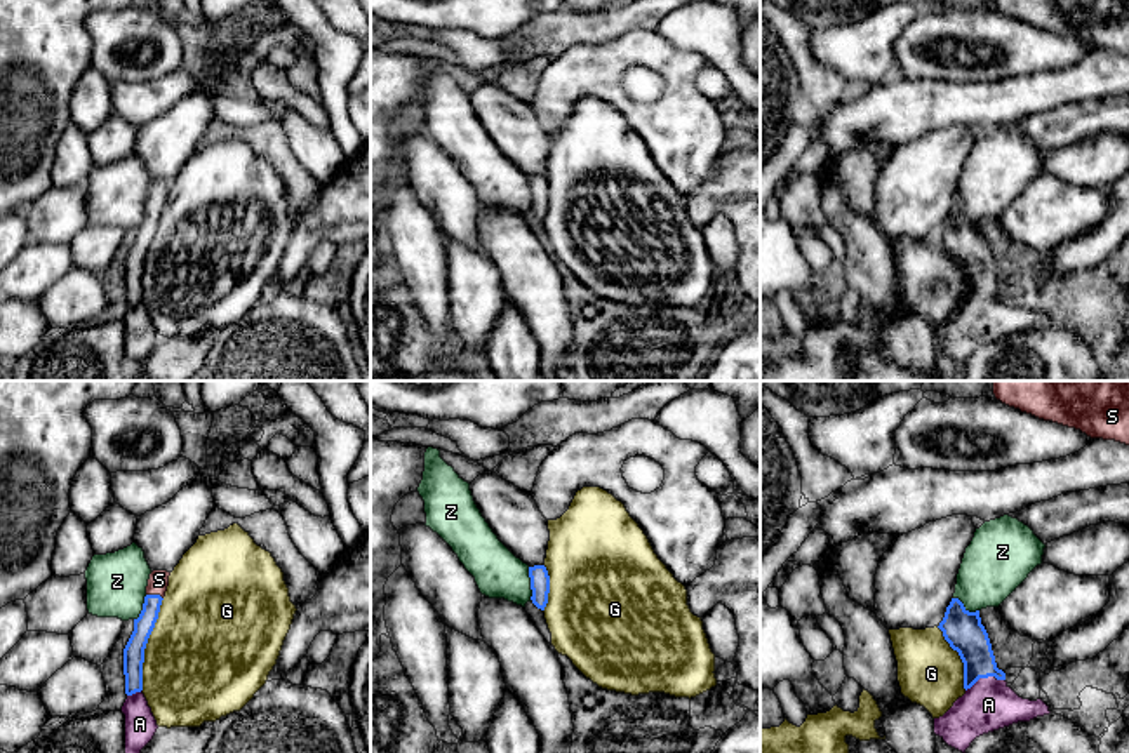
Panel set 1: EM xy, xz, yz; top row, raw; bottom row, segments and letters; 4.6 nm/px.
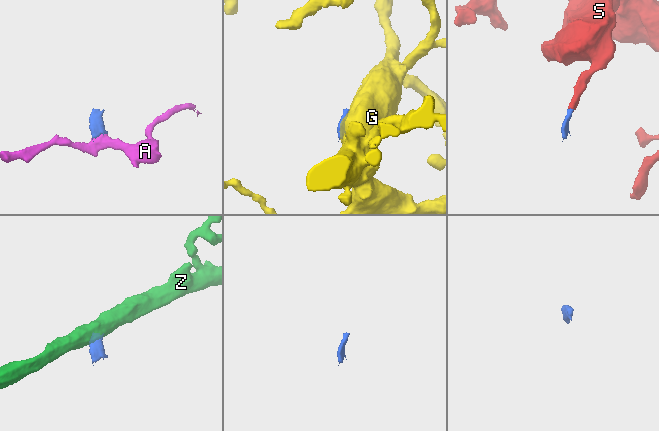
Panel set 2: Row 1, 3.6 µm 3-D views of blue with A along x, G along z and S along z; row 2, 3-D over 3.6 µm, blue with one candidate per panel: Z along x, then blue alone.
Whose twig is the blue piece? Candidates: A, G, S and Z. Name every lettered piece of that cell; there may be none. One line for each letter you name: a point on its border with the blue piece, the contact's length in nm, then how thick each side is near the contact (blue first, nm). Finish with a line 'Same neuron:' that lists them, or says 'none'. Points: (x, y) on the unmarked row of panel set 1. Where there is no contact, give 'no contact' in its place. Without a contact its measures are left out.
A: meets blue in yz at (985, 287); contact 190 nm long; 180 nm thick on the blue side, 240 nm on the other
S: meets blue in xy at (155, 206); contact 80 nm long; 90 nm thick on the blue side, 100 nm on the other
Same neuron: A, S

